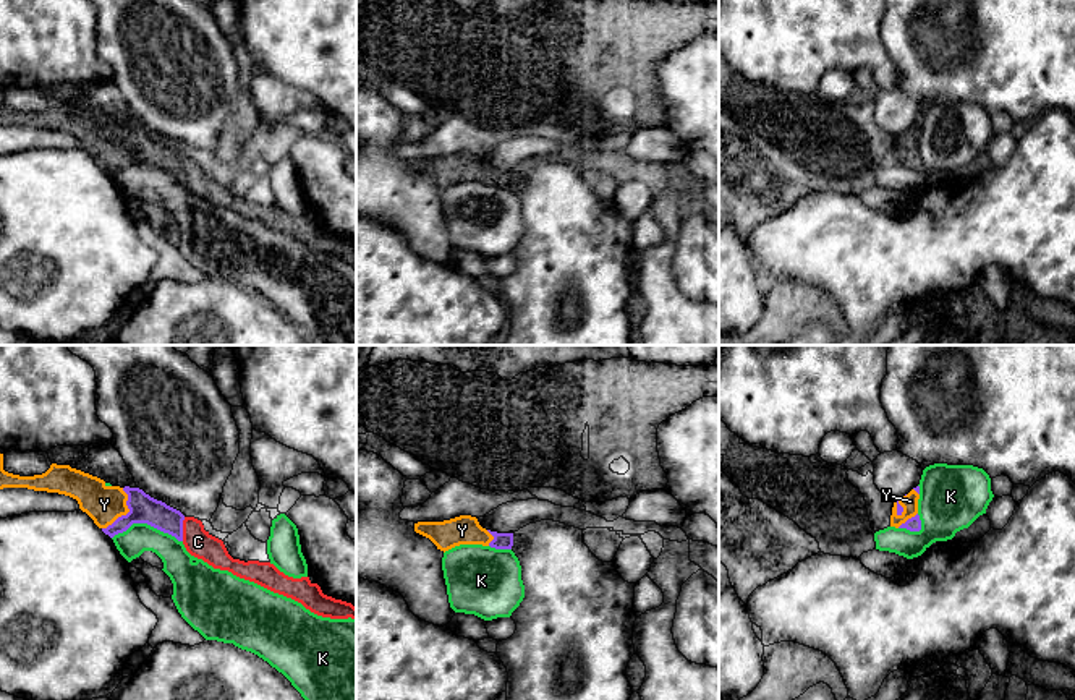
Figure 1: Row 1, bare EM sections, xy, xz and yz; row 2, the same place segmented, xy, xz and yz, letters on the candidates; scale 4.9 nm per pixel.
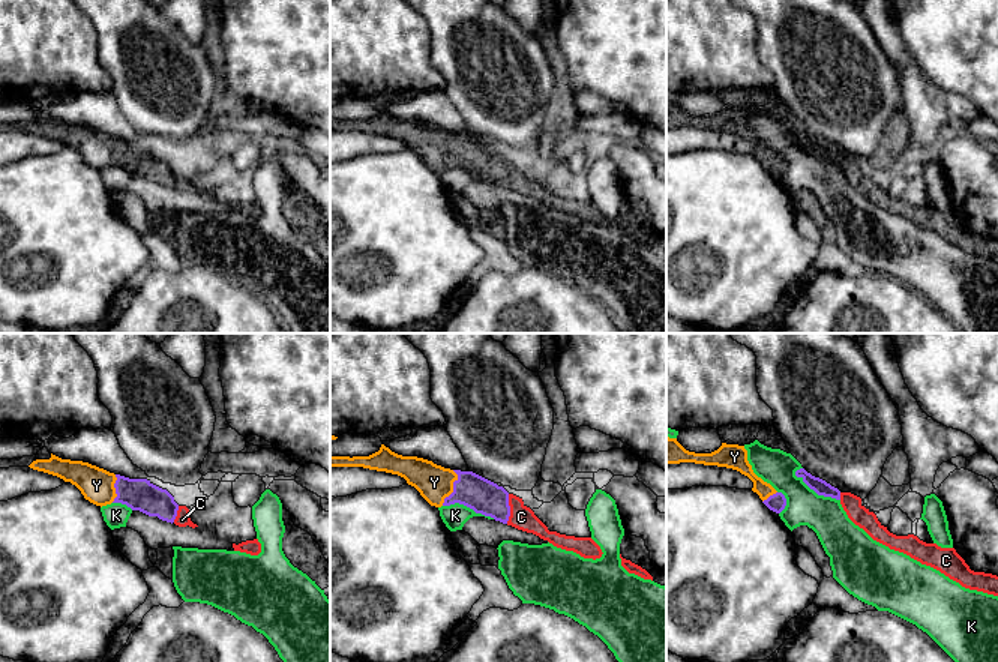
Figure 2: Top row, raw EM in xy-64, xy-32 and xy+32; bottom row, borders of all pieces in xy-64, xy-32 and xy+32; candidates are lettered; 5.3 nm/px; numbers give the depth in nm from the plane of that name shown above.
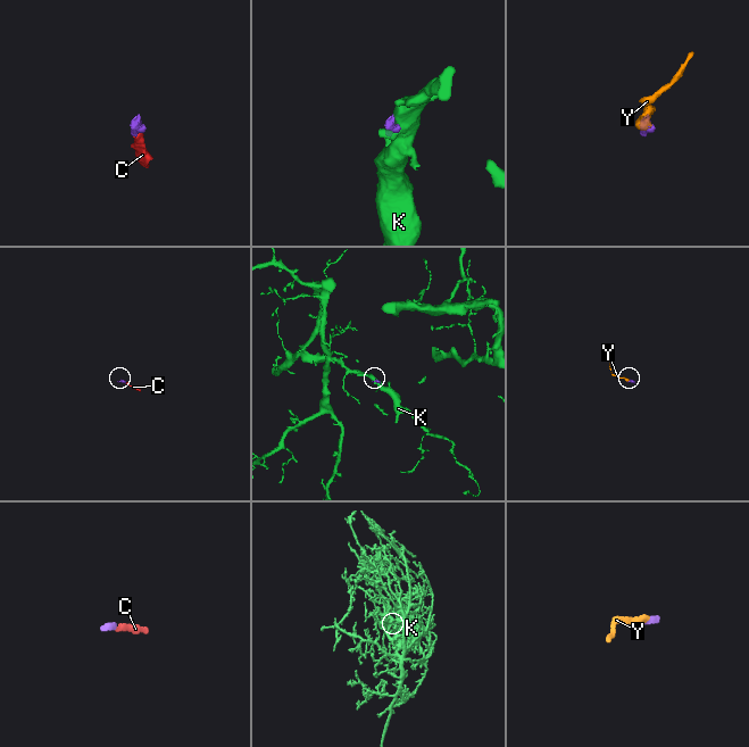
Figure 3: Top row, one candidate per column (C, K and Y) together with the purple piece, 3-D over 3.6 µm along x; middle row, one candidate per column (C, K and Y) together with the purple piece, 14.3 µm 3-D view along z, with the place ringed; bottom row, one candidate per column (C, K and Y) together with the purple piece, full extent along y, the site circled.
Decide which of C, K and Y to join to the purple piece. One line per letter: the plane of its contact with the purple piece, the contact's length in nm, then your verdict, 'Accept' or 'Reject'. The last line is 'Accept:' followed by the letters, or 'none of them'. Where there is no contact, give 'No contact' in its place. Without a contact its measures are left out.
C: Touches purple in xy. Shared border 120 nm. Accept
K: Touches purple in xy. Shared border 360 nm. Reject
Y: Touches purple in xy. Shared border 240 nm. Accept
Accept: C, Y

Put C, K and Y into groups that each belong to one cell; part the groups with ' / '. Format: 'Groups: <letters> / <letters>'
Groups: C Y / K

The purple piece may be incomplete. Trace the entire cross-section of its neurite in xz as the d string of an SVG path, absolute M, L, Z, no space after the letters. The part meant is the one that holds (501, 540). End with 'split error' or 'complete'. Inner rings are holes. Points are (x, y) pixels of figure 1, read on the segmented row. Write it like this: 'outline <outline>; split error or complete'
outline M471 515L444 522L418 522L414 531L429 538L444 553L460 544L482 544L495 549L512 549L513 546L513 533L486 530Z; split error

